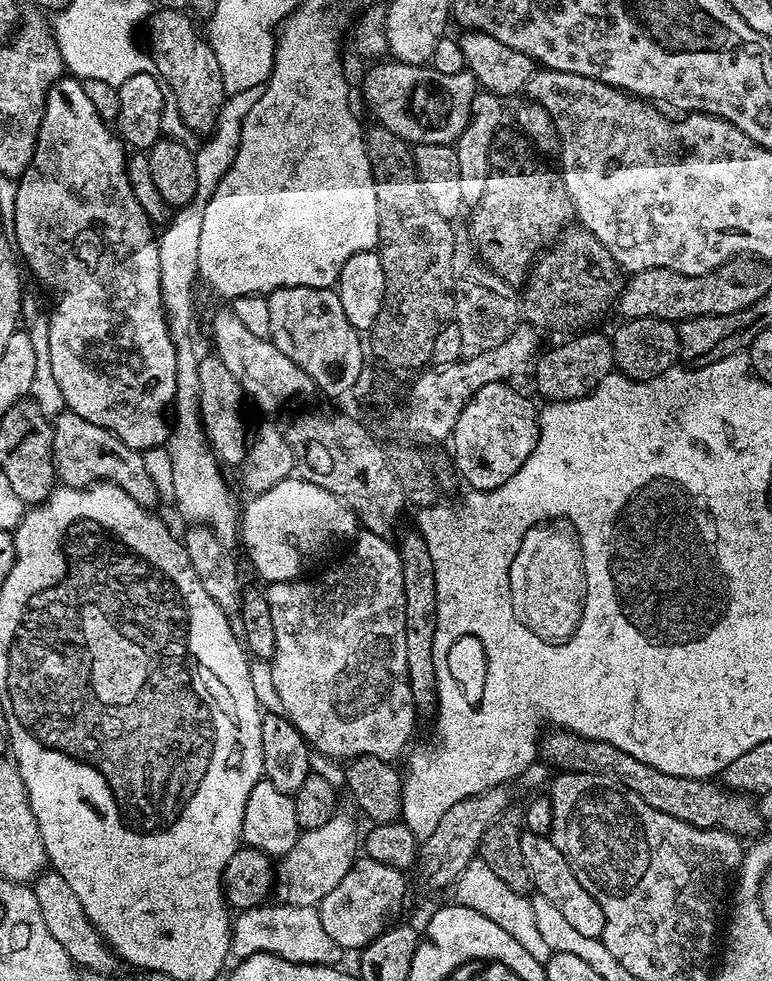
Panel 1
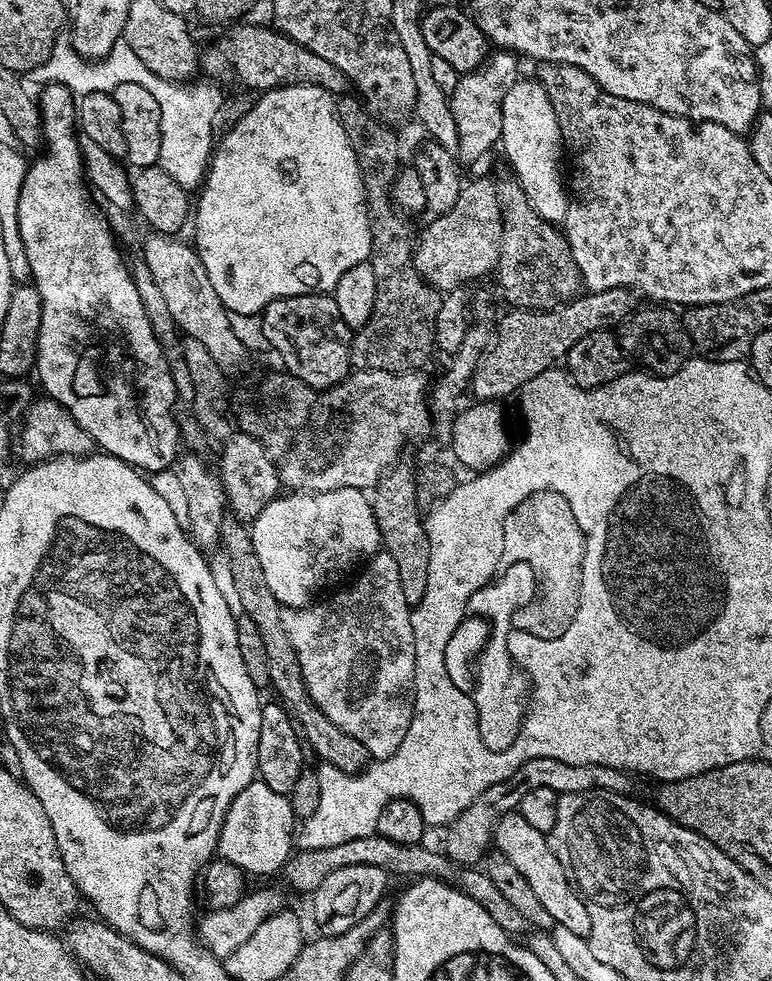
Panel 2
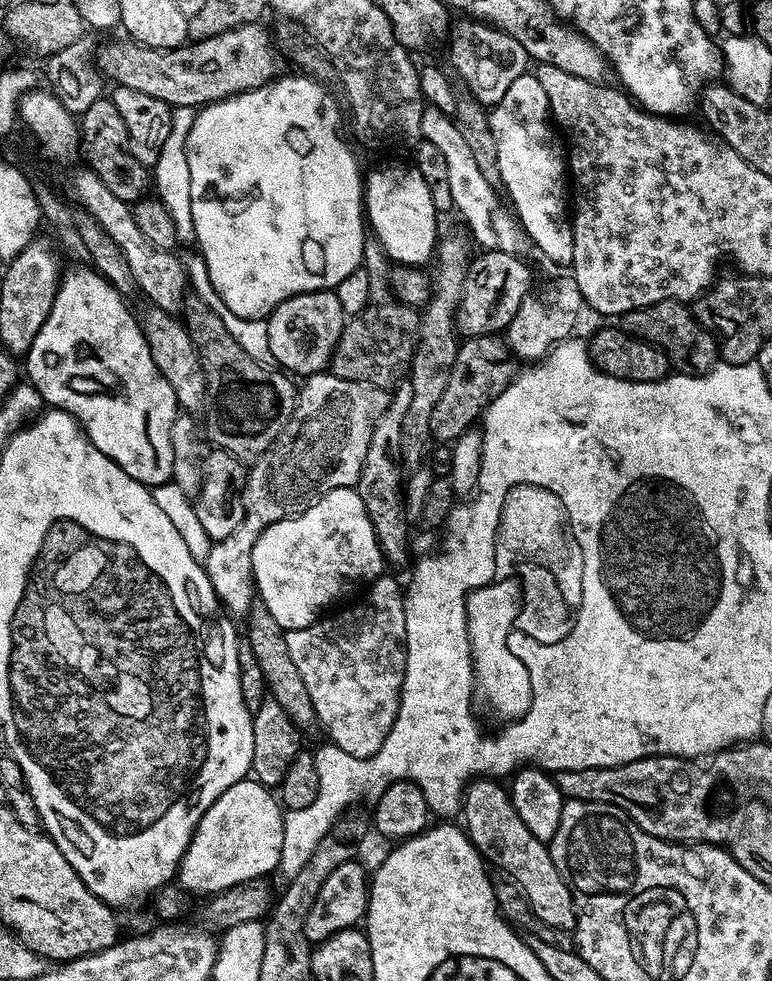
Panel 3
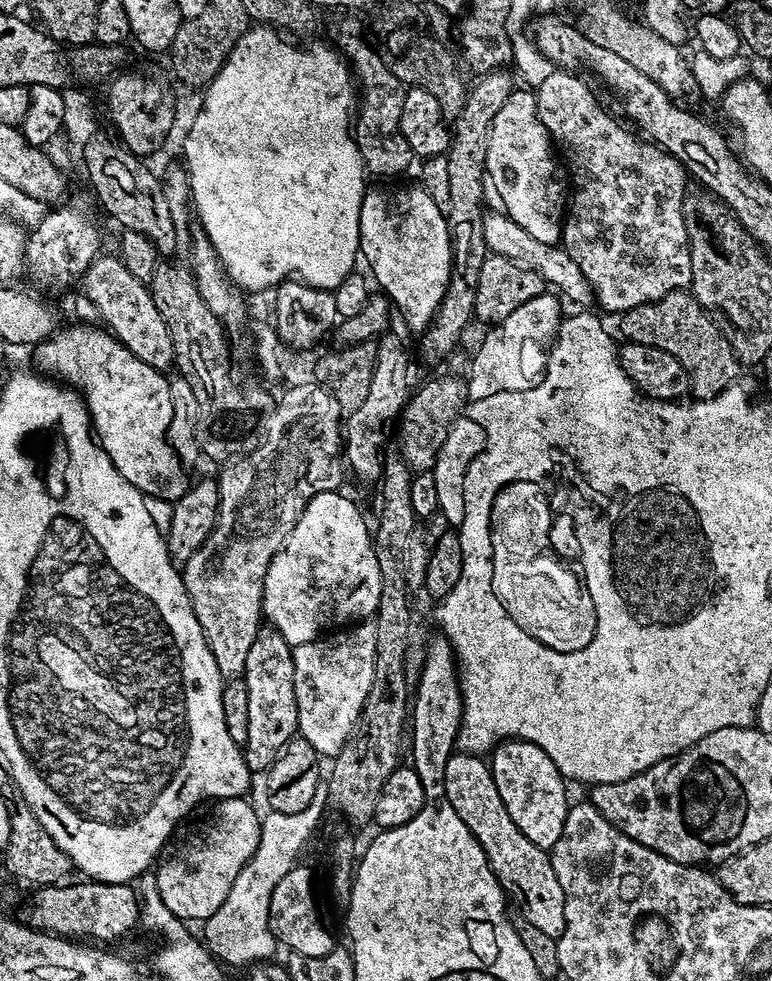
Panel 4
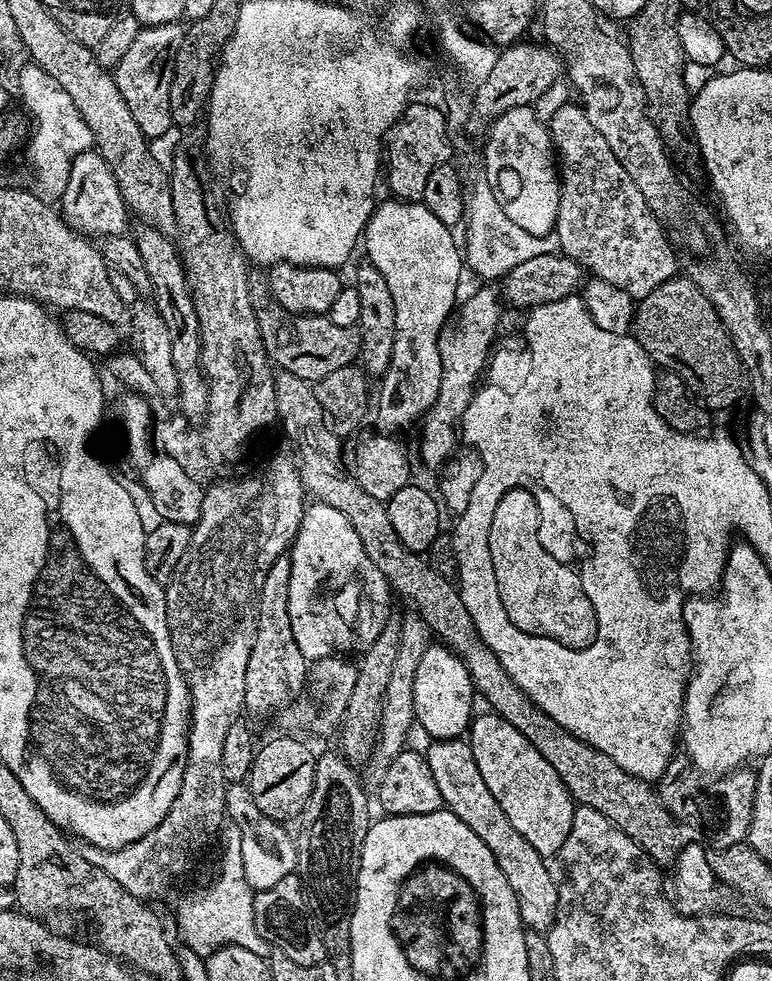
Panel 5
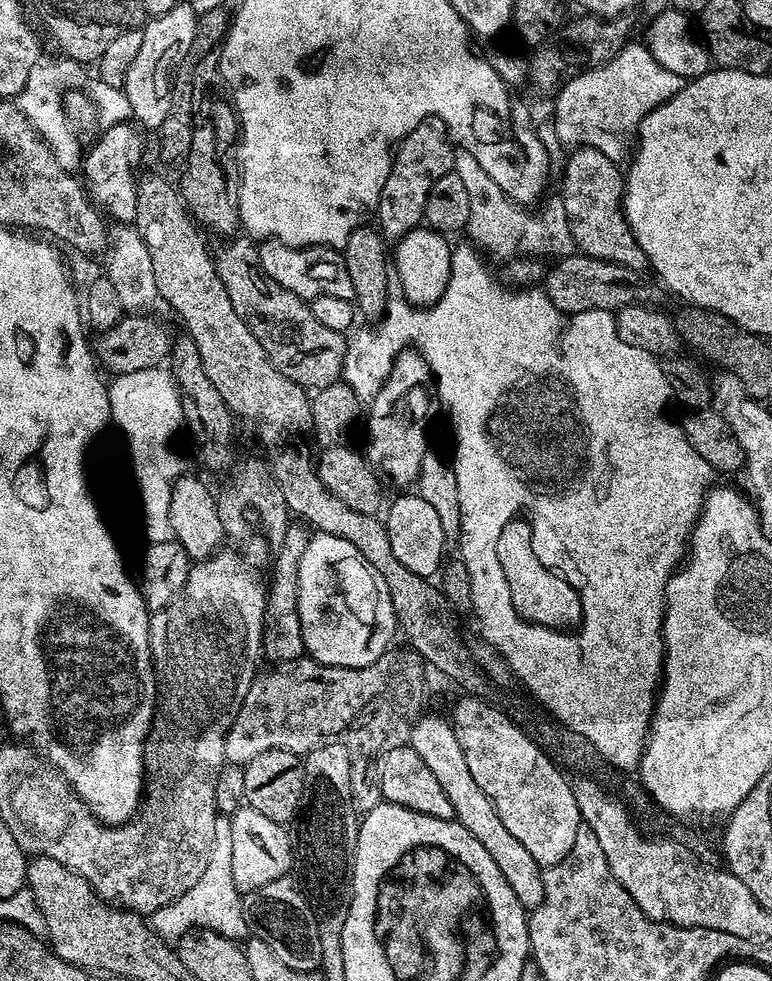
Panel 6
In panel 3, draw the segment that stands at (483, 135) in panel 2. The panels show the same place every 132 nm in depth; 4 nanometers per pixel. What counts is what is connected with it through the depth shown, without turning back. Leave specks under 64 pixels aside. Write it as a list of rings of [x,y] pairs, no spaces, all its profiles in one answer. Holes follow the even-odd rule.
[[[461,17],[451,25],[449,46],[454,68],[466,86],[465,91],[485,108],[495,107],[511,83],[525,75],[528,64],[530,66],[526,50],[510,34],[471,17]]]

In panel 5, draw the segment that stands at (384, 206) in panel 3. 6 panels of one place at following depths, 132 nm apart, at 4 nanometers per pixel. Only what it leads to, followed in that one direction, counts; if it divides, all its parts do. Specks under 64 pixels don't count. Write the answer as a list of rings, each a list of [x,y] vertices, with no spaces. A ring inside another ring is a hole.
[[[391,198],[392,200],[384,200],[375,205],[372,209],[372,216],[368,219],[368,225],[364,228],[362,237],[362,248],[368,251],[367,261],[374,266],[378,266],[378,270],[382,273],[382,278],[386,278],[387,284],[390,286],[390,295],[394,297],[394,354],[390,354],[390,366],[383,376],[379,377],[380,397],[375,397],[374,408],[380,411],[380,420],[385,424],[385,429],[396,430],[392,428],[408,428],[411,424],[419,425],[421,421],[432,411],[435,399],[438,398],[438,390],[442,381],[442,360],[439,358],[438,342],[441,332],[449,323],[448,315],[453,315],[454,309],[457,307],[458,298],[456,300],[456,291],[460,288],[460,268],[462,270],[462,248],[452,235],[453,229],[447,228],[442,222],[438,222],[438,218],[434,218],[434,214],[430,214],[430,210],[422,202],[414,200],[401,200],[399,198]]]

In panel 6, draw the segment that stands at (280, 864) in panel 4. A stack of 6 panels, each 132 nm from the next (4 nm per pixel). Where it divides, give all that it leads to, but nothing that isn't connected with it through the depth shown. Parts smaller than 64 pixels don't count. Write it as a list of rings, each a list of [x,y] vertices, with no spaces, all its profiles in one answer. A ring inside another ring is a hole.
[[[228,826],[221,827],[216,834],[216,847],[212,849],[212,857],[206,866],[206,874],[202,874],[202,878],[198,878],[198,882],[194,882],[194,886],[190,886],[190,890],[186,890],[186,894],[182,894],[174,902],[170,902],[166,906],[162,906],[158,911],[151,913],[150,927],[161,940],[165,942],[179,941],[193,928],[209,928],[218,934],[222,934],[228,940],[237,942],[243,941],[249,935],[244,916],[240,913],[242,893],[234,886],[234,878],[230,874],[230,866],[228,865],[231,861],[230,846],[231,830]]]

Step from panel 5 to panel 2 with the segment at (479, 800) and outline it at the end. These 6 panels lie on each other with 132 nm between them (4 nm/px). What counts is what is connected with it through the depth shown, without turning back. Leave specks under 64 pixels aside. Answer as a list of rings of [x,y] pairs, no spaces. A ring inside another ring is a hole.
[[[513,810],[496,823],[492,838],[494,848],[506,856],[518,874],[522,874],[522,878],[526,878],[526,883],[530,885],[530,890],[534,890],[538,902],[542,902],[546,914],[550,914],[553,925],[566,926],[566,930],[586,938],[590,934],[590,914],[586,914],[584,900],[566,878],[566,870],[562,870],[562,862],[558,862],[554,850],[548,844],[548,836],[534,830],[534,826],[522,818],[519,810]]]

